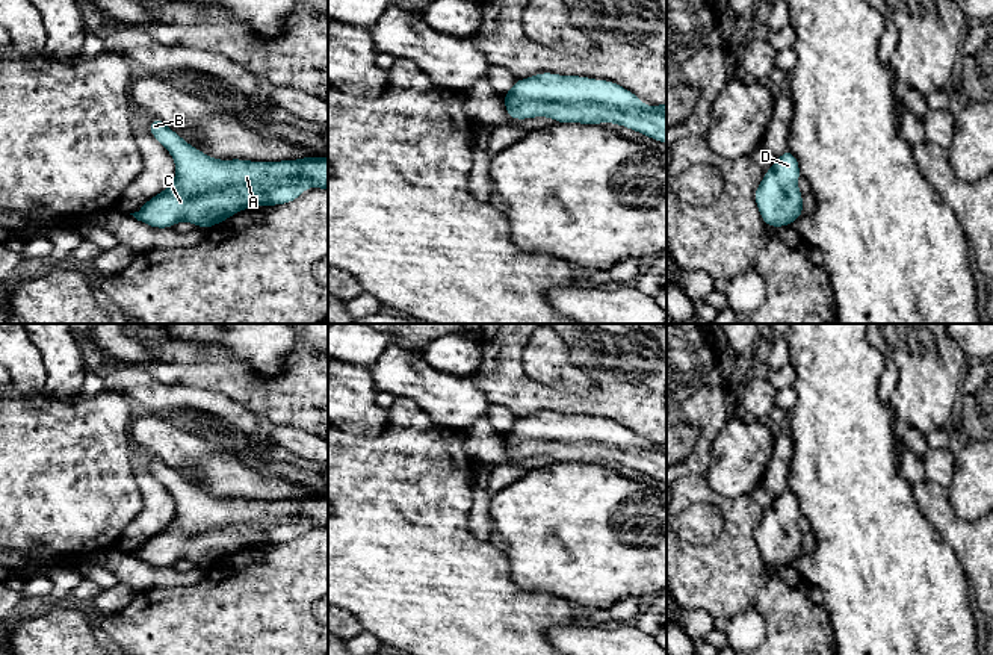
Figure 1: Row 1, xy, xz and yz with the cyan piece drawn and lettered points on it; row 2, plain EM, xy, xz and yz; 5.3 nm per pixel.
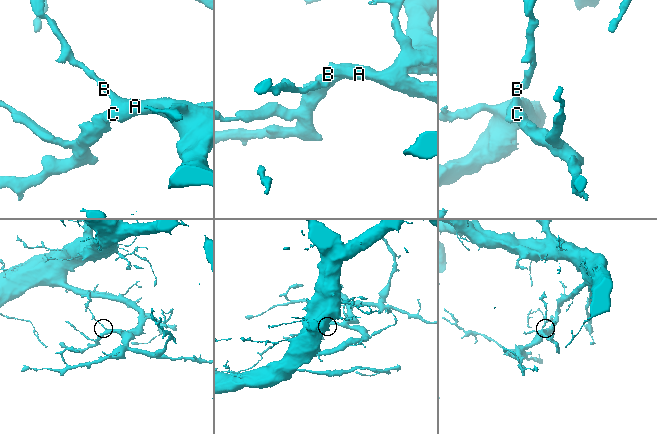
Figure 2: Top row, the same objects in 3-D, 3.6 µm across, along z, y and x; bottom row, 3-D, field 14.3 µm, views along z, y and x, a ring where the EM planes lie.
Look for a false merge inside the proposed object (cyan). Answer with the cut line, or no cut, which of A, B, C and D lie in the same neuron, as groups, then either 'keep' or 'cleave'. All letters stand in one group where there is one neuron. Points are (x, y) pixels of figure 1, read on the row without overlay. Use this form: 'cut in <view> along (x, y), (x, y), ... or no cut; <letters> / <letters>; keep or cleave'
no cut; A B C D; keep

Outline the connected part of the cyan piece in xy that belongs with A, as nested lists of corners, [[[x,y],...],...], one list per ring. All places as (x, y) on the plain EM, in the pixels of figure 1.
[[[157,455],[148,470],[169,490],[177,507],[171,525],[130,552],[153,567],[169,567],[180,560],[210,567],[248,546],[292,542],[305,526],[328,529],[328,496],[221,499],[187,483]]]

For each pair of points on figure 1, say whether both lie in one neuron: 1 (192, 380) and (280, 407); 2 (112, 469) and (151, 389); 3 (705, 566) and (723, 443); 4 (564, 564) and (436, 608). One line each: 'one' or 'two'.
1: one
2: two
3: two
4: two

